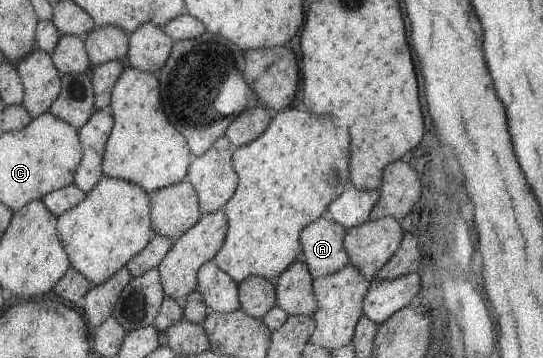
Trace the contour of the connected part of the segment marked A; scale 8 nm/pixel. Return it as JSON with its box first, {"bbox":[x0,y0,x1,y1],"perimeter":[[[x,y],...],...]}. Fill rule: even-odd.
{"bbox":[300,216,349,279],"perimeter":[[[321,216],[317,220],[305,225],[301,229],[300,241],[302,246],[302,261],[308,266],[312,279],[324,277],[341,270],[349,263],[348,254],[344,249],[344,236],[346,229],[340,224],[333,222],[327,216]]]}

